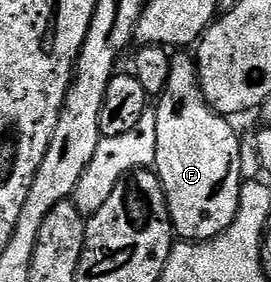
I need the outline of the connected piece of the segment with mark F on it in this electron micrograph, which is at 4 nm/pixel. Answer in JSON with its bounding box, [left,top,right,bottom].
[152,54,244,242]

